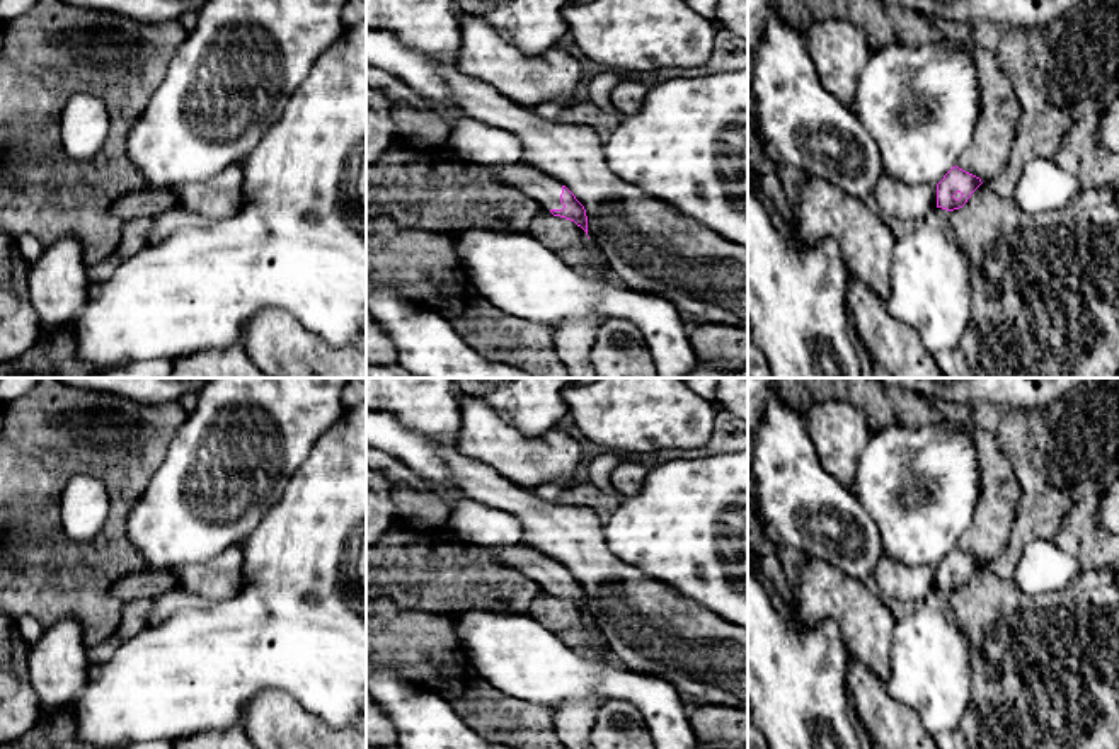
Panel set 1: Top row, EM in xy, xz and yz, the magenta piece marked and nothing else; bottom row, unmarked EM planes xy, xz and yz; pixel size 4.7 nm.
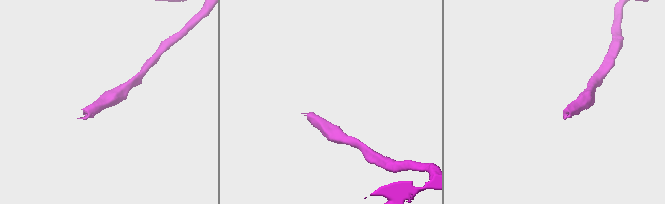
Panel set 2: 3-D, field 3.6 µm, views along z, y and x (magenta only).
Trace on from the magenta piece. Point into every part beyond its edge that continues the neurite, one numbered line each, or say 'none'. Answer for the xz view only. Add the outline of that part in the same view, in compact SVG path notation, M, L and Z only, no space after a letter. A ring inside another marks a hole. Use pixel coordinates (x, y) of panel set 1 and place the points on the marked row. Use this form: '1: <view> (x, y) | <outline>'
1: xz (527, 177) | M513 163L513 165L491 165L494 175L508 182L542 204L543 209L562 209L560 203L562 184L545 175L533 165Z

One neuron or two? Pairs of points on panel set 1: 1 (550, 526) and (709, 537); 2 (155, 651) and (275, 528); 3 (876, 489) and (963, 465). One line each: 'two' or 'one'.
1: two
2: one
3: one

